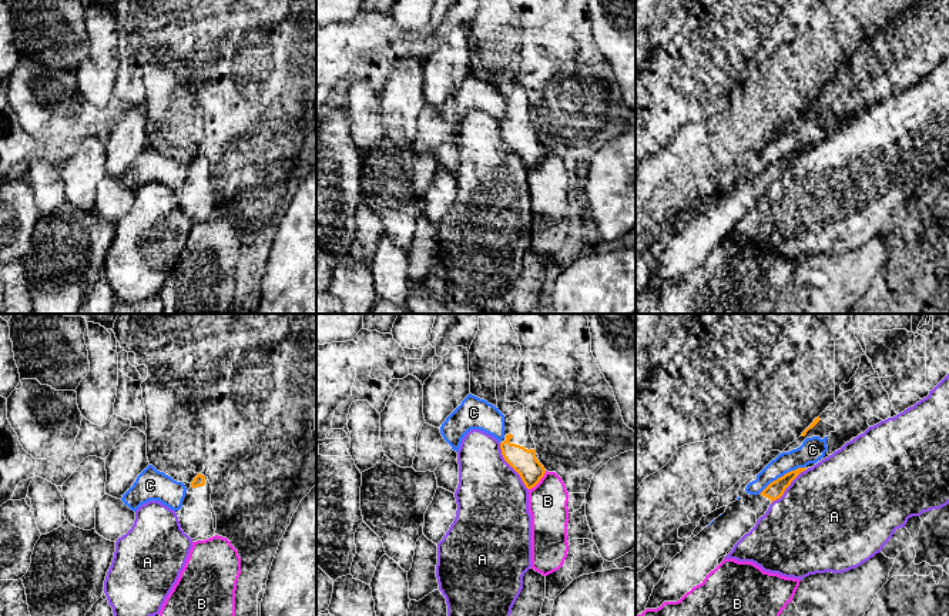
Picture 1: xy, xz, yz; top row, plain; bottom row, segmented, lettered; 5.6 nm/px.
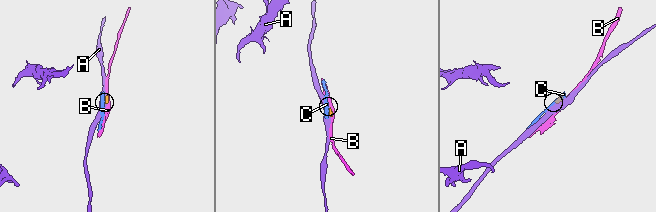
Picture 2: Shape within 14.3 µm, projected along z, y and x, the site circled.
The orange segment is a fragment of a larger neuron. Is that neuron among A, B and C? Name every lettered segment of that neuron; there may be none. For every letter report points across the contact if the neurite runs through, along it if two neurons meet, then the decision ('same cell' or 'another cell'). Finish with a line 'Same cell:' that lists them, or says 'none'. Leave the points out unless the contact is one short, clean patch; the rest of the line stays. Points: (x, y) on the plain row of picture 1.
A: another cell
B: another cell
C: border along yz (804, 147), (785, 153), (758, 174); another cell
Same cell: none

